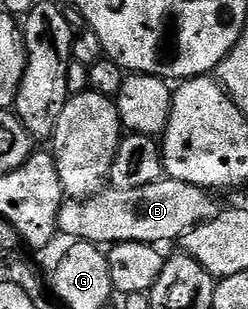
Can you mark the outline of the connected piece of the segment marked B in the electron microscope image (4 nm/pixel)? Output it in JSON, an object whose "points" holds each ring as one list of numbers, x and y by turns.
{"points":[[160,179,154,185,142,185,142,189,105,189,91,199,68,199,60,204,60,212,56,218,56,226,59,234,69,235,69,240,83,241,97,245,111,245,114,243,150,243,153,245,165,245,183,240,194,228,210,221,220,214,221,204,216,204,216,199,211,190,190,185,186,181]]}

